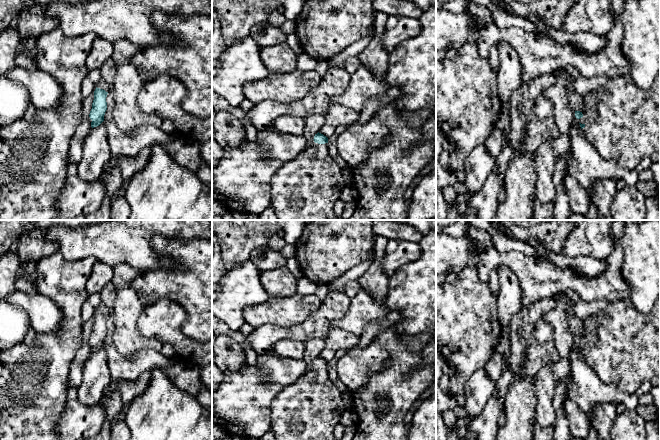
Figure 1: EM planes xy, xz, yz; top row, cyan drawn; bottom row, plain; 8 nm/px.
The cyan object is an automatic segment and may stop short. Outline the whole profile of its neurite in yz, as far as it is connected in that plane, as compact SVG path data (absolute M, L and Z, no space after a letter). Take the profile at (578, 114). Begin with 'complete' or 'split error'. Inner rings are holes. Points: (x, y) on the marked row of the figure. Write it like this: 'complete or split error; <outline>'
split error; M660 74L648 90L640 89L628 75L609 78L603 87L590 91L582 97L583 111L575 111L581 133L603 158L616 162L626 170L634 170L645 158L660 153Z

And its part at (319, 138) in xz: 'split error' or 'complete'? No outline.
split error

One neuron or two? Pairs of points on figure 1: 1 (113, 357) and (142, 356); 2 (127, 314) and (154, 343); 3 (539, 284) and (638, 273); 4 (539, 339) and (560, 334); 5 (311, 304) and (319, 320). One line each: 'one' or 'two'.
1: one
2: one
3: two
4: two
5: two

